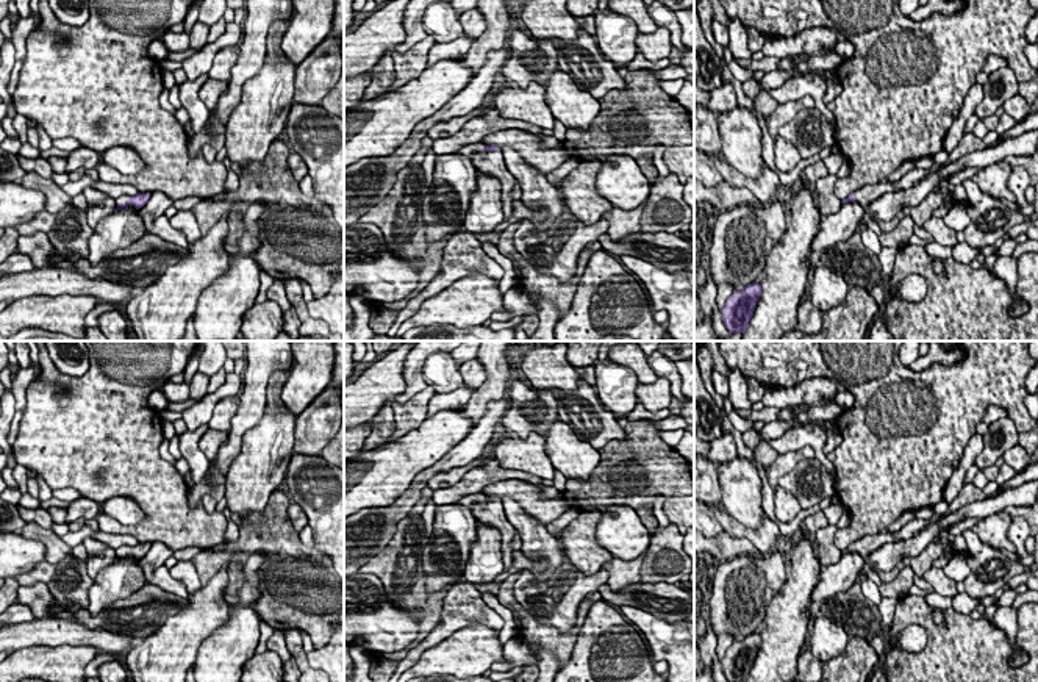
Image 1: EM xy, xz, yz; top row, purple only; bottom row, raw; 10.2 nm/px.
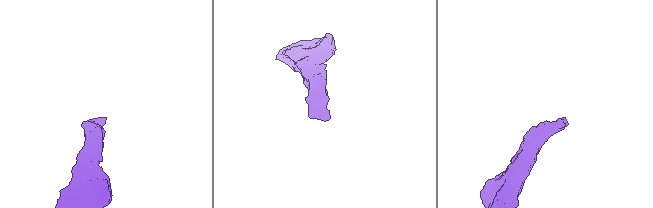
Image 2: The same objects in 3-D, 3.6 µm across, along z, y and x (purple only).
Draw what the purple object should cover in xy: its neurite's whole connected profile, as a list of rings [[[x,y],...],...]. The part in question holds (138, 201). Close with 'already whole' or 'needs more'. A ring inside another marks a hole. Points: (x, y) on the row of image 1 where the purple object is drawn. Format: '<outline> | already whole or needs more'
[[[144,192],[144,194],[136,194],[133,197],[122,196],[116,199],[117,202],[117,210],[128,210],[128,205],[131,203],[136,210],[142,208],[147,200],[150,199],[152,192]]] | needs more

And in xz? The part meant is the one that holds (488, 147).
[[[486,145],[486,155],[472,155],[472,164],[477,170],[494,177],[500,183],[503,219],[508,221],[513,214],[513,197],[510,196],[516,178],[506,169],[502,150],[497,145]]] | needs more

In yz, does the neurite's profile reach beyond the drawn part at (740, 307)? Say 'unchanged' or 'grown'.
unchanged

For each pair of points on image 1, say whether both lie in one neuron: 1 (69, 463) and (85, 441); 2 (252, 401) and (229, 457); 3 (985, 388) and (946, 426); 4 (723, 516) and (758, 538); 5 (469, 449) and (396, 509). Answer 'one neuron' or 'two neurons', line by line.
1: one neuron
2: one neuron
3: one neuron
4: one neuron
5: one neuron

